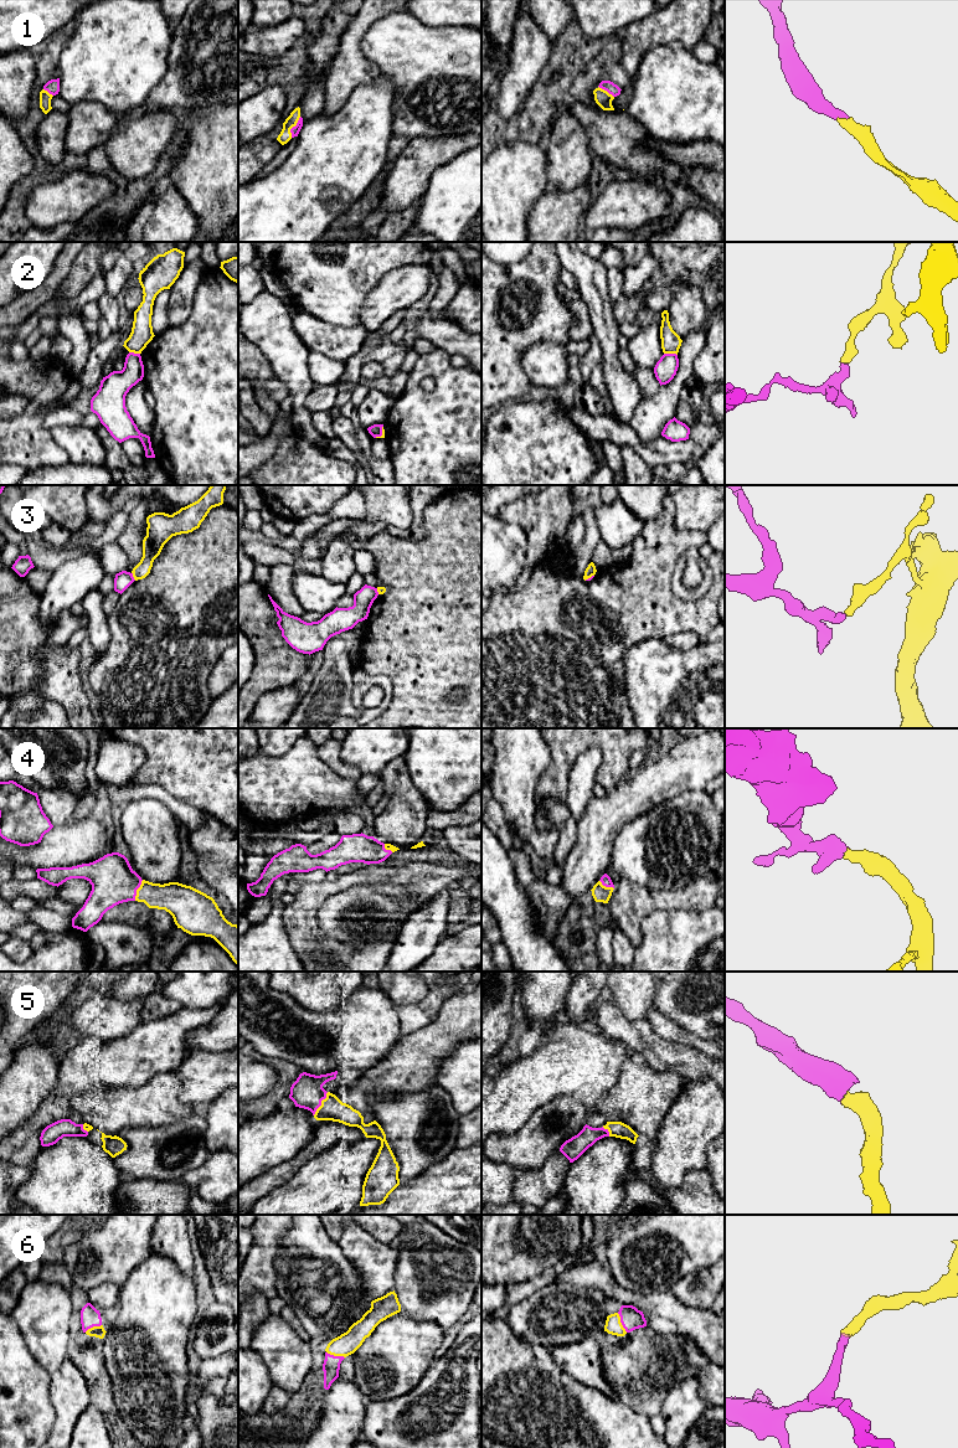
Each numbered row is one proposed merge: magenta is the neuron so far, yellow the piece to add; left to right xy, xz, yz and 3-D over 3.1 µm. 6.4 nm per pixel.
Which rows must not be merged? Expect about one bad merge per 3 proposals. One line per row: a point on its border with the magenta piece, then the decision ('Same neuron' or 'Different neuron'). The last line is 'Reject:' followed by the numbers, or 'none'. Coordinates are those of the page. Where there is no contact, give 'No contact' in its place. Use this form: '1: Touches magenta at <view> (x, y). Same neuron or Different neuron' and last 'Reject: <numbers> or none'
1: Touches magenta at xz (293, 127). Same neuron
2: Touches magenta at yz (670, 354). Different neuron
3: Touches magenta at xy (132, 576). Different neuron
4: Touches magenta at xy (137, 889). Same neuron
5: Touches magenta at xz (320, 1103). Same neuron
6: Touches magenta at yz (621, 1322). Same neuron
Reject: 2, 3

